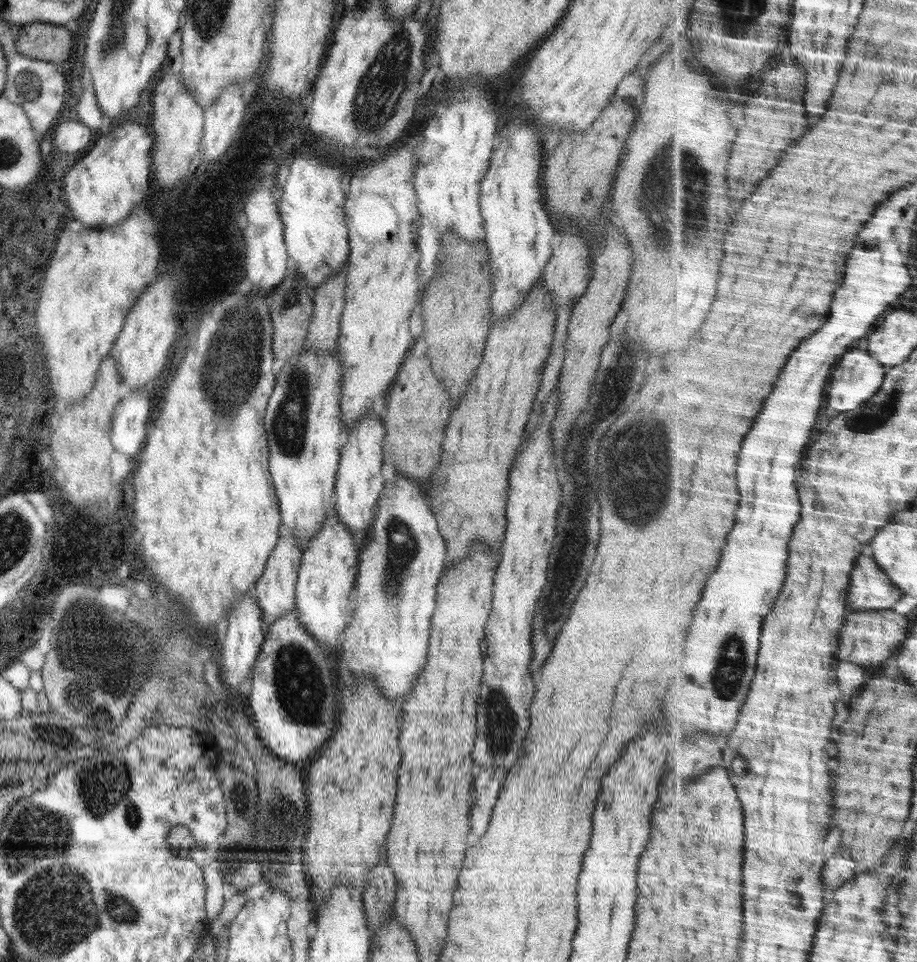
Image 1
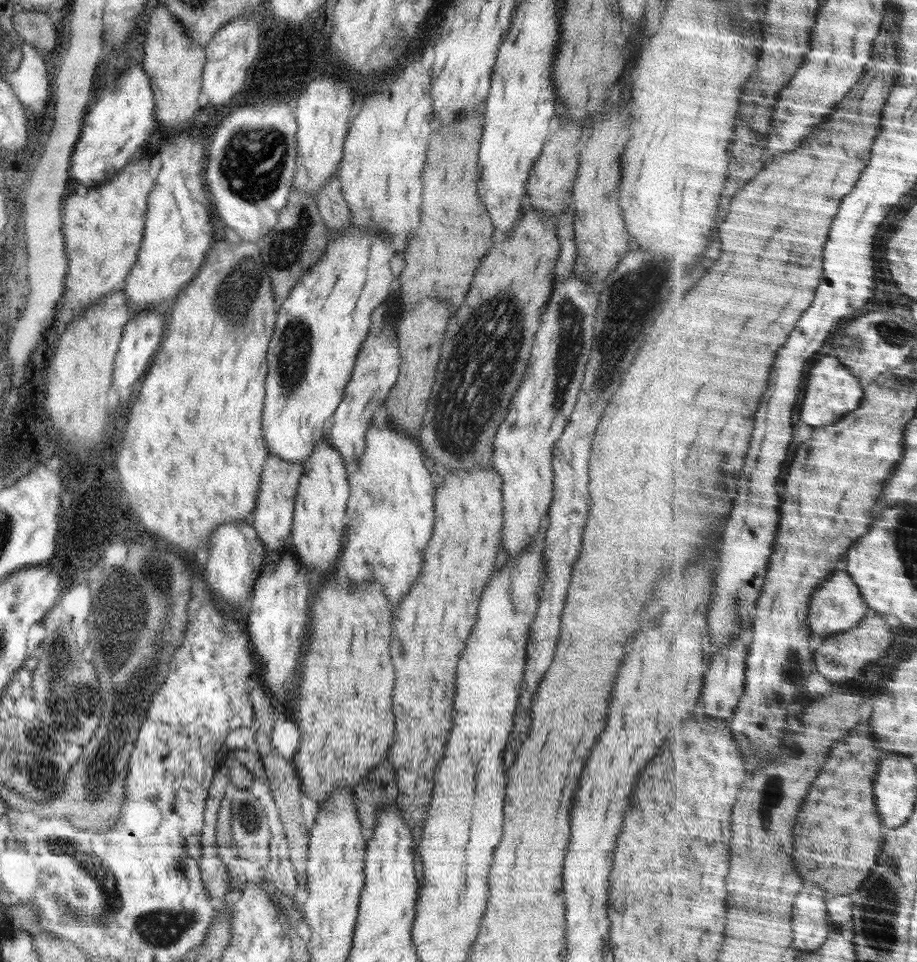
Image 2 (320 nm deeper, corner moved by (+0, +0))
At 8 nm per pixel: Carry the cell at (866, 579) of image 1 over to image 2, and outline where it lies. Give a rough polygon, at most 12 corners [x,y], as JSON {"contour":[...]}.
{"contour":[[849,572],[814,591],[810,629],[824,641],[871,609]]}

